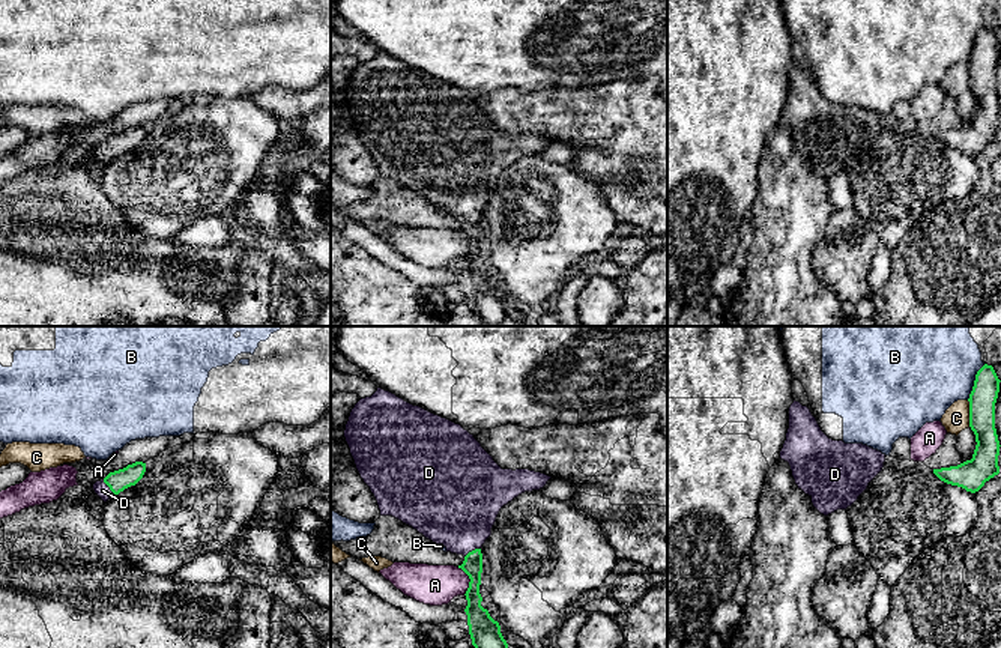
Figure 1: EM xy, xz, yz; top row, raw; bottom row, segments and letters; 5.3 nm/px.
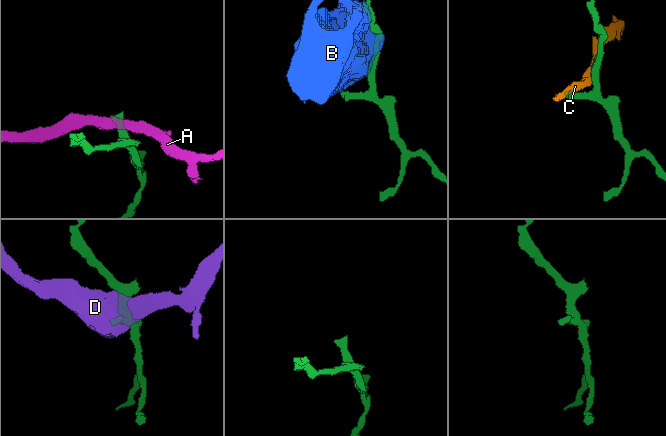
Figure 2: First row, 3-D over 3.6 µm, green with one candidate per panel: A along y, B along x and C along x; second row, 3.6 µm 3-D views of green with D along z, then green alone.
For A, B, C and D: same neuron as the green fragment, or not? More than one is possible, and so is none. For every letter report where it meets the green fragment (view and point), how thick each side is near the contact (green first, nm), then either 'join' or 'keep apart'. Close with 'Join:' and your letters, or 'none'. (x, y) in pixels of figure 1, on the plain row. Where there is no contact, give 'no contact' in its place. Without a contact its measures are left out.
A: xz (471, 244) | 140/220 nm | keep apart
B: yz (974, 45) | 140/400 nm | keep apart
C: yz (970, 77) | 140/140 nm | keep apart
D: xz (472, 214) | 110/420 nm | join
Join: D

